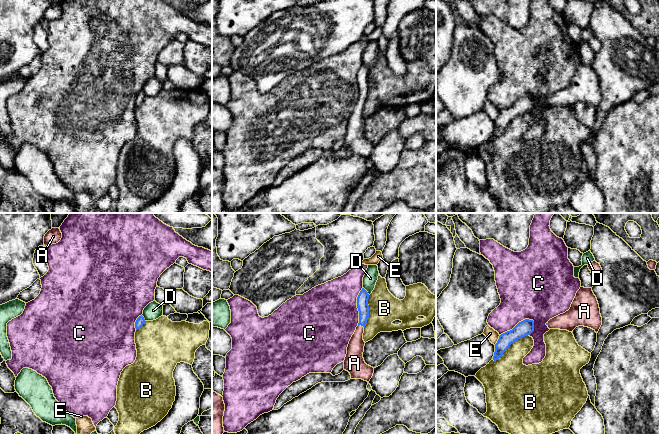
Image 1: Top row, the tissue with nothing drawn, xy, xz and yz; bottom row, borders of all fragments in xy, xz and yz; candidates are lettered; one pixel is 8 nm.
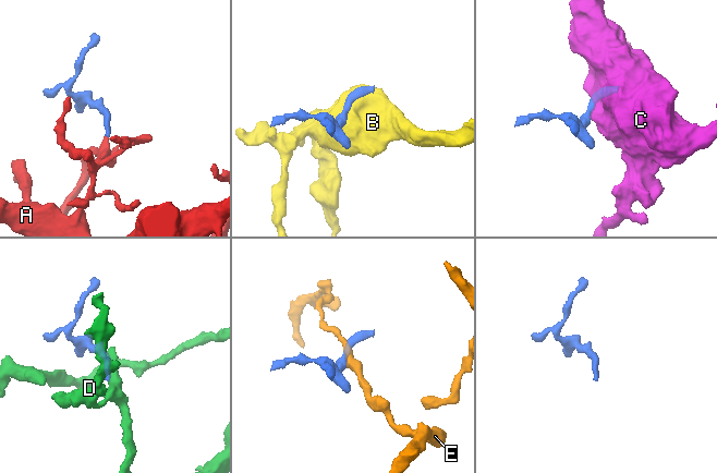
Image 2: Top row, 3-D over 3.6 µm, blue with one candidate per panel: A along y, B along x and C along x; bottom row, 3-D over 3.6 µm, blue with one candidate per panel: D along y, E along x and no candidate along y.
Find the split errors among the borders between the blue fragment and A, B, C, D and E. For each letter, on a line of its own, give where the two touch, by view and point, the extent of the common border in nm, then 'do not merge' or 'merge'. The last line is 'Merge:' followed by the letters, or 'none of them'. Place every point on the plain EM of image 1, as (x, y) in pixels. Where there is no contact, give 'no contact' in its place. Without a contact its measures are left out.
A: xz (361, 101) | 50 nm | merge
B: yz (509, 122) | 360 nm | do not merge
C: yz (518, 99) | 300 nm | do not merge
D: xz (366, 67) | 80 nm | do not merge
E: yz (498, 116) | 90 nm | do not merge
Merge: A

